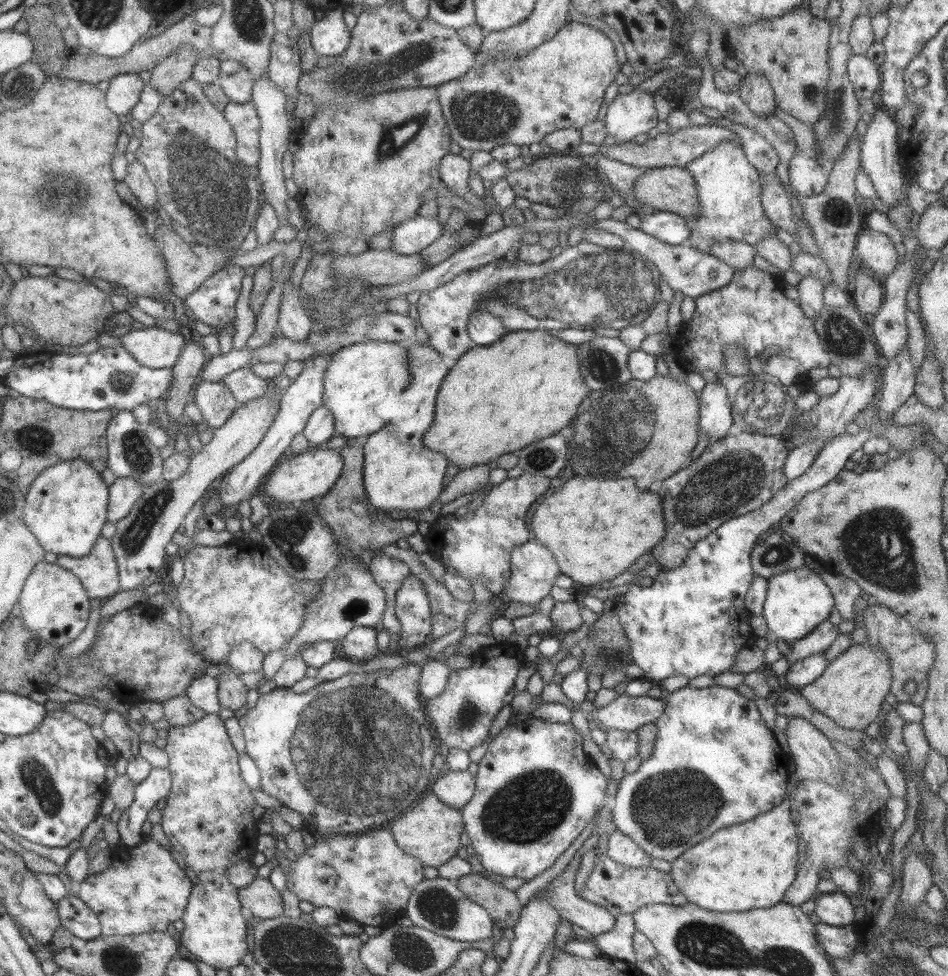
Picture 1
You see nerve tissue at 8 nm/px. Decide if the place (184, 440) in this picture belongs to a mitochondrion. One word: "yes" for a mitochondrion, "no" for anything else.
no

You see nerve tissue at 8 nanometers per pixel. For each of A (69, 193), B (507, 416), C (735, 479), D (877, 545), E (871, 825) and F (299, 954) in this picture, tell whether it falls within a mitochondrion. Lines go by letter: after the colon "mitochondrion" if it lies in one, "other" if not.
A: mitochondrion
B: other
C: mitochondrion
D: mitochondrion
E: other
F: mitochondrion

